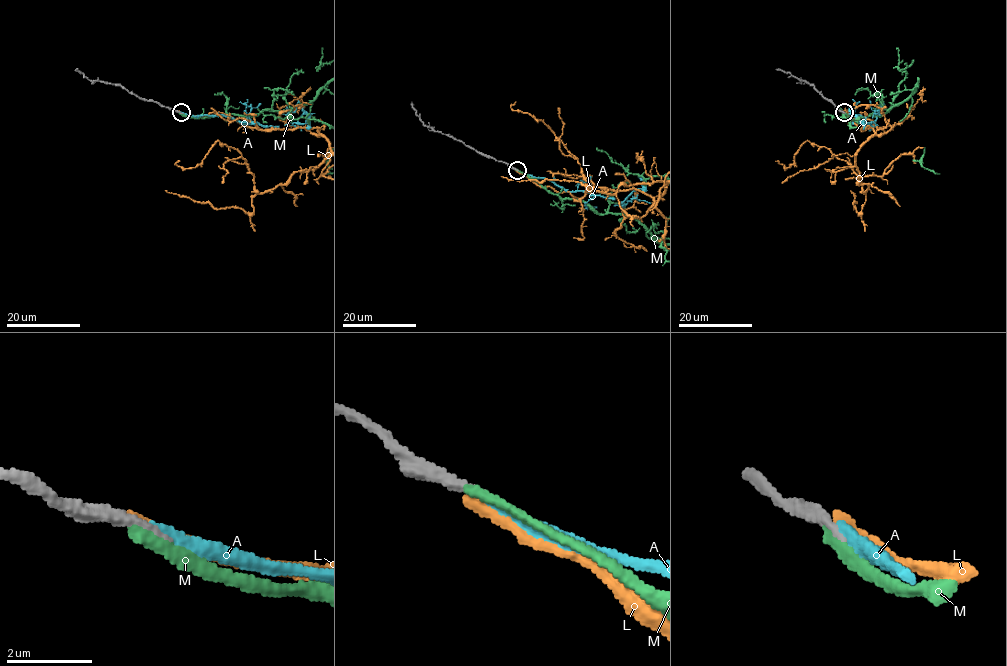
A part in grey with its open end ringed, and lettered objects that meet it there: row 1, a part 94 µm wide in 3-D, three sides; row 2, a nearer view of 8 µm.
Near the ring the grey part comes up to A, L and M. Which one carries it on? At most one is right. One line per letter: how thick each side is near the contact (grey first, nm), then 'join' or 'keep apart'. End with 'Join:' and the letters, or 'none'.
A: calibres 180 and 240 nm; join
L: calibres 280 and 240 nm; keep apart
M: calibres 240 and 320 nm; keep apart
Join: A

